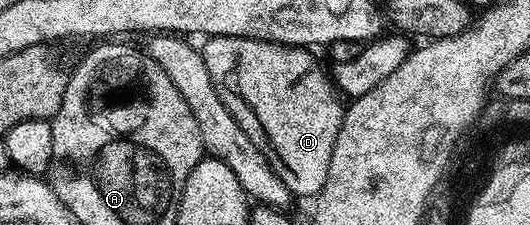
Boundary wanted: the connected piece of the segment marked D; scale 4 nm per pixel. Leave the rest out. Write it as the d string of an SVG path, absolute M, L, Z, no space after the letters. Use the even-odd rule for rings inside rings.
M212 36L201 45L200 51L212 74L212 82L232 118L252 138L252 142L270 163L270 169L280 178L287 193L317 197L328 178L328 166L332 166L332 150L336 146L336 134L342 125L344 104L331 77L316 64L309 51L295 47L286 49L266 40L252 40L248 36Z

